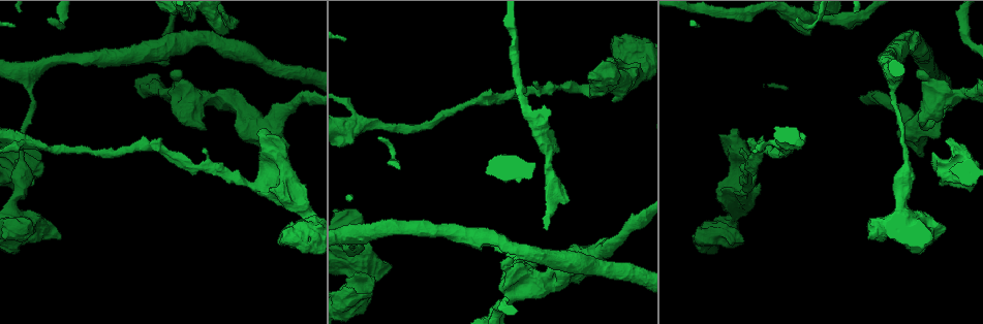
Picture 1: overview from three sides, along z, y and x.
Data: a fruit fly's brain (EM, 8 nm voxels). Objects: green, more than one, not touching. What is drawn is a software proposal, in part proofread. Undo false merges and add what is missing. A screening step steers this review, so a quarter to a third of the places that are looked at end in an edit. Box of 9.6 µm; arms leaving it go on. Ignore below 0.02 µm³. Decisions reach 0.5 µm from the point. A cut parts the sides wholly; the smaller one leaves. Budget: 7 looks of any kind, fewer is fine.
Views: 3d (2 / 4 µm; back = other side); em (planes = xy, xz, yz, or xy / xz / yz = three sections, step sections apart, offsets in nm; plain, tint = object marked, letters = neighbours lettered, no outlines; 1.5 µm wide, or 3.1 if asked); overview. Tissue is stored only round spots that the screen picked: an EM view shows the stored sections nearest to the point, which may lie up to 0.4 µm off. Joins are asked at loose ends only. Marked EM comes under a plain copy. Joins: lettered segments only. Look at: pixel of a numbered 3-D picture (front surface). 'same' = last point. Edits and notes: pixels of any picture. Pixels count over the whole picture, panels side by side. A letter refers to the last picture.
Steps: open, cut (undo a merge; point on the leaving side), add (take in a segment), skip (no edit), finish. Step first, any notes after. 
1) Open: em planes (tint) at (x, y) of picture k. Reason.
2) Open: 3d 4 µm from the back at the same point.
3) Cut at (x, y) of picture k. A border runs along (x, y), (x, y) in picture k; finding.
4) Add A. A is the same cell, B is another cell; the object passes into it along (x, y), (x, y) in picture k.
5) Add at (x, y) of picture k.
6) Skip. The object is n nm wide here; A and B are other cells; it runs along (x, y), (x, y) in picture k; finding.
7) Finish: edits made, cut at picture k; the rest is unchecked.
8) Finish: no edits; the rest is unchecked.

Open: em planes (letters) at (390, 266) of picture 1. An open end.

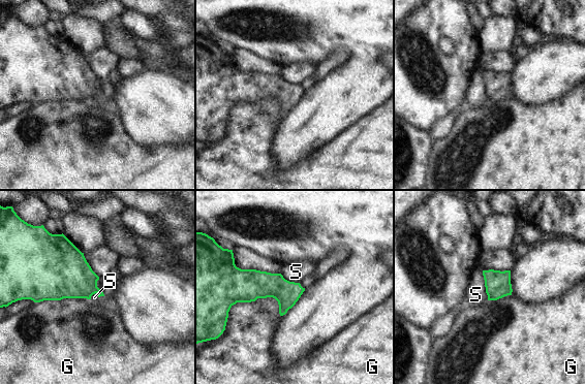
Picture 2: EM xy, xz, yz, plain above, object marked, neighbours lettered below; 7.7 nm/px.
Skip. G and S are other cells; a border runs along (482, 270), (488, 299) in picture 2; no lettered segment goes on from it.

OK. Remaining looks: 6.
Open: 3d 4 µm from the back at (375, 280) of picture 1. Free end.

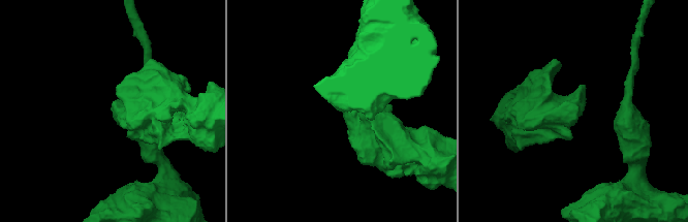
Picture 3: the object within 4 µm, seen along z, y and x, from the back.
Open: em yz step 8 (tint) at (112, 104) of picture 3.

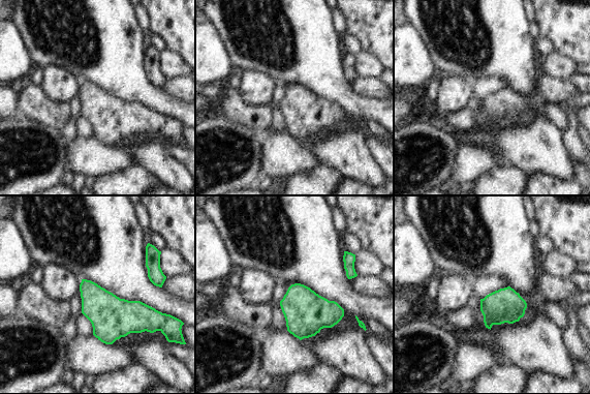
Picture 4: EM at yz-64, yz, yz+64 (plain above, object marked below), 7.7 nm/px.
Open: em xy step 8 (letters) at the same point.

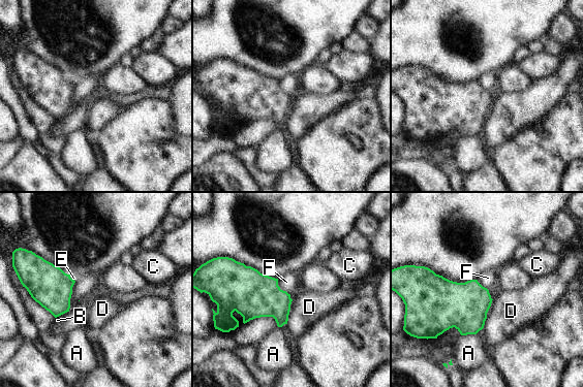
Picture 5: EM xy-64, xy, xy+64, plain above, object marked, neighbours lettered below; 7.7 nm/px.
Skip. A, B, C, D, E and F are other cells; a border runs along (75, 281), (72, 287), (68, 311) in picture 5; none of them fits.

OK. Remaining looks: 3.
Open: em planes (letters) at (558, 151) of picture 1. Branch stops here.

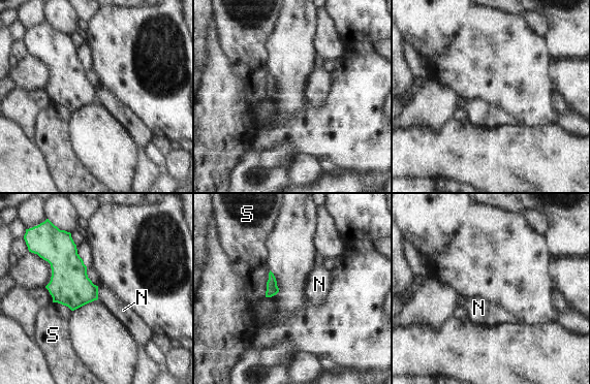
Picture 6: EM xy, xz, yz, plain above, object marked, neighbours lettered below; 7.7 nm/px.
Skip. N and S are other cells; a border runs along (97, 286), (98, 298) in picture 6; no lettered segment goes on from it.

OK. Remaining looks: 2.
Finish: no edits; the rest is unchecked.

